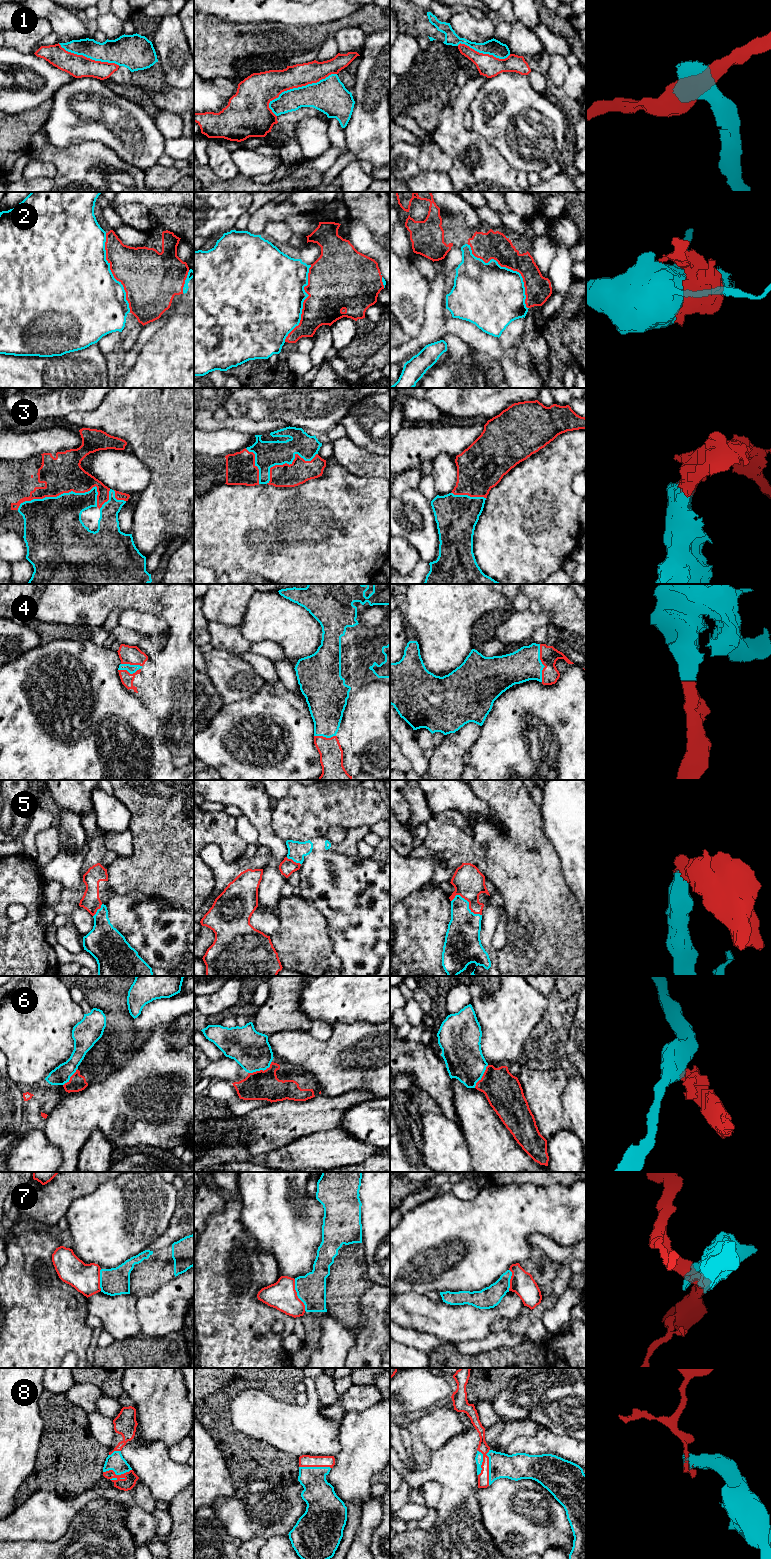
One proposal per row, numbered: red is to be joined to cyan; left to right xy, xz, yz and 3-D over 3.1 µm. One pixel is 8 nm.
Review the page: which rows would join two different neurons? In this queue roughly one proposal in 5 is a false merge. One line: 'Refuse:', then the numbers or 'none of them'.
Refuse: 1, 2, 6, 7

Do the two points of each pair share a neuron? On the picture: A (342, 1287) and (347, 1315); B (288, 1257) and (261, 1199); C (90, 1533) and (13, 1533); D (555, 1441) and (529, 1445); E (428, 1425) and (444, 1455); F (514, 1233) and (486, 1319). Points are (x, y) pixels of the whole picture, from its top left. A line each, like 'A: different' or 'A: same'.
A: same
B: same
C: different
D: same
E: different
F: different

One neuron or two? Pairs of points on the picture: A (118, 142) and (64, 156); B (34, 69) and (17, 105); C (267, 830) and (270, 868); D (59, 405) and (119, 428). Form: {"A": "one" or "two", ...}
{"A": "two", "B": "one", "C": "one", "D": "two"}

